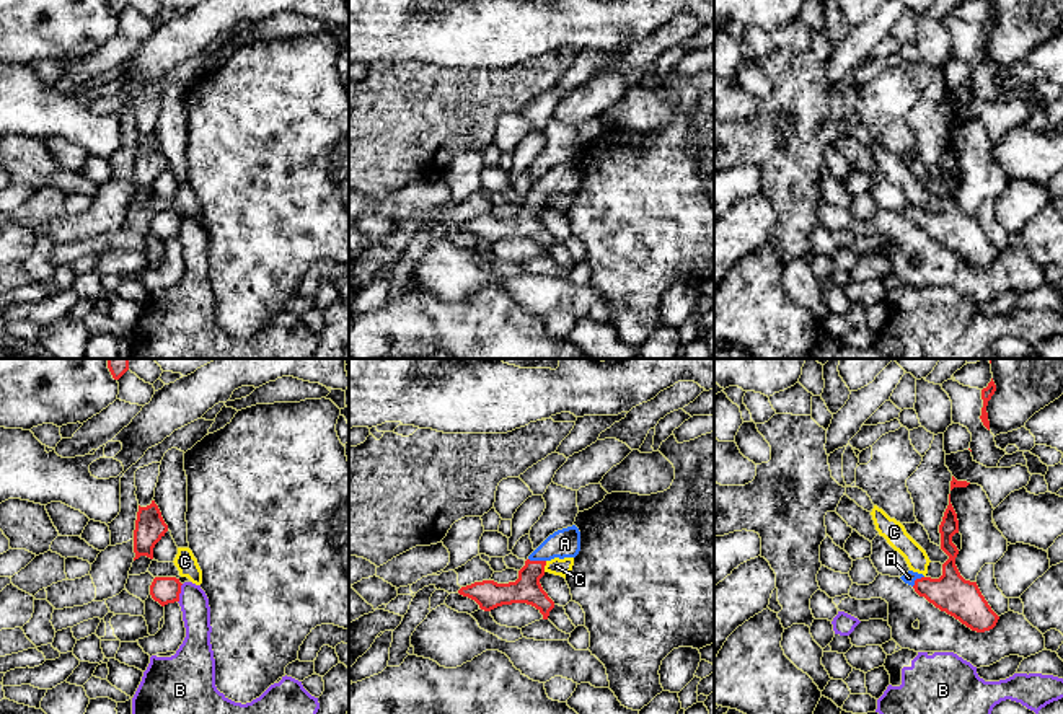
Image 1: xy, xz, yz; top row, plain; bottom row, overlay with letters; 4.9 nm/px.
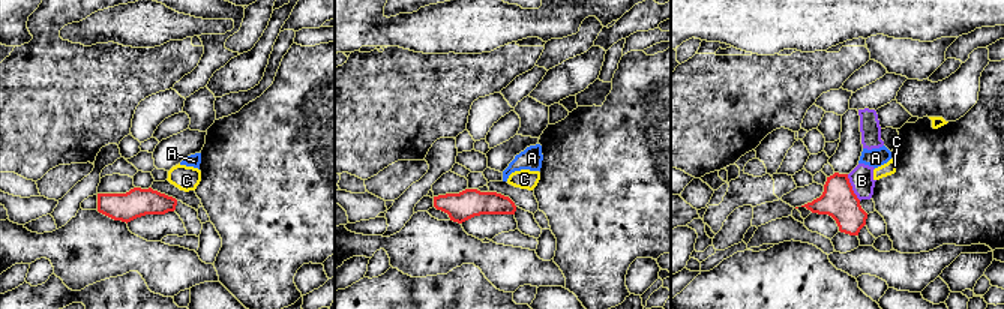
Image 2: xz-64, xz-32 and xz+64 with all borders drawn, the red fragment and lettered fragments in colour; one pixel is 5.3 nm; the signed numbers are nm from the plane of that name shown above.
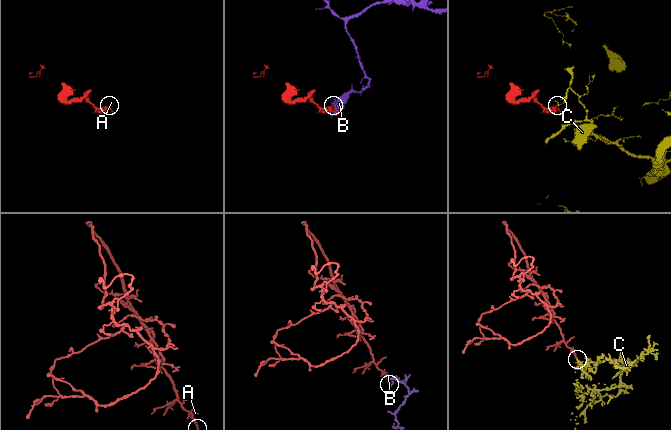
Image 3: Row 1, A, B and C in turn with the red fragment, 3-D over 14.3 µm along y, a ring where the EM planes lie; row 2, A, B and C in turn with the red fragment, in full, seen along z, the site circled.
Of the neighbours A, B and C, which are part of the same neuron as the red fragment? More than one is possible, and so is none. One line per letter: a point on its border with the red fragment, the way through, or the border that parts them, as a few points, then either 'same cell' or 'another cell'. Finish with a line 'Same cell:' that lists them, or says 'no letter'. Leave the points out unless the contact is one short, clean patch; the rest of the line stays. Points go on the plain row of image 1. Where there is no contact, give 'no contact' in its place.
A: meets red in xz at (537, 196); same cell
B: meets red in xy at (178, 229); another cell
C: meets red in xz at (545, 199); border along xz (546, 196), (543, 206); another cell
Same cell: A

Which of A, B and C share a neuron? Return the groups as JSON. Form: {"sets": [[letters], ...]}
{"sets": [["A"], ["B"], ["C"]]}

